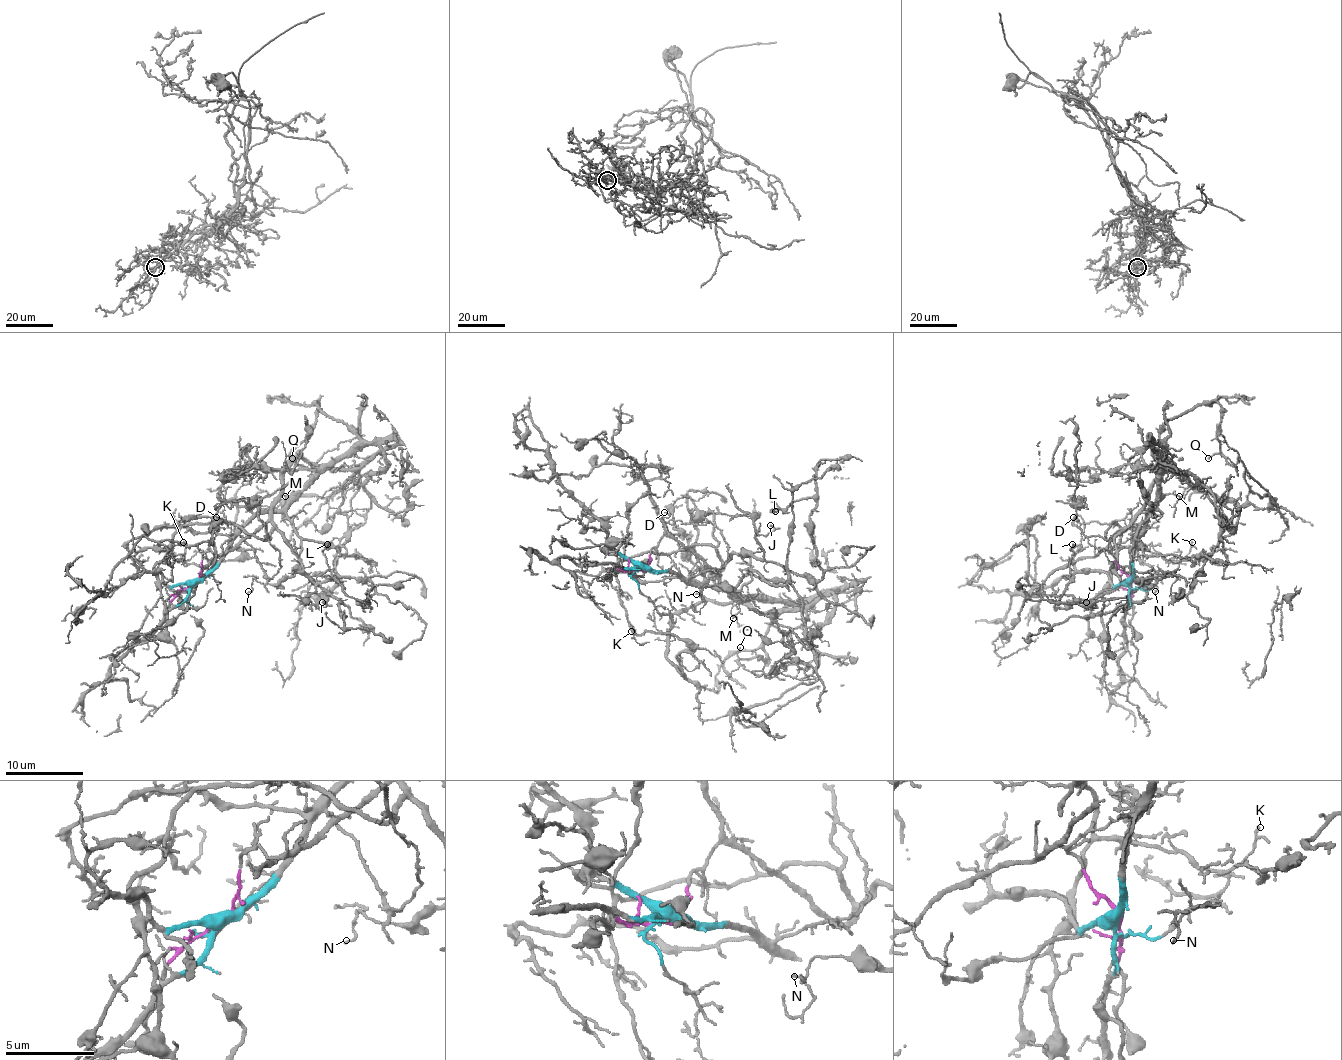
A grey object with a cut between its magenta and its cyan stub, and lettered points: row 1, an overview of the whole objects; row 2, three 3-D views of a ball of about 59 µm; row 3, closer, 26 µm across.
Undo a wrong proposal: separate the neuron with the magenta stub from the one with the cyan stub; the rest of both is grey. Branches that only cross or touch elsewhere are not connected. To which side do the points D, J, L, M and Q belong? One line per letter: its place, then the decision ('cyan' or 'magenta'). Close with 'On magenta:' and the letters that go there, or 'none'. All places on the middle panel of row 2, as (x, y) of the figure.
D: at (664, 512); magenta
J: at (770, 525); magenta
L: at (775, 511); magenta
M: at (733, 618); cyan
Q: at (740, 647); cyan
On magenta: D, J, L

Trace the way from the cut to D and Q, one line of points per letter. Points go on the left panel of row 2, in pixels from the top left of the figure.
D: (193, 582), (207, 551), (226, 553), (267, 522), (273, 530), (265, 539), (215, 524), (217, 516)
Q: (193, 582), (217, 563), (257, 514), (281, 512), (358, 437), (317, 402), (317, 421), (292, 450), (292, 458)

